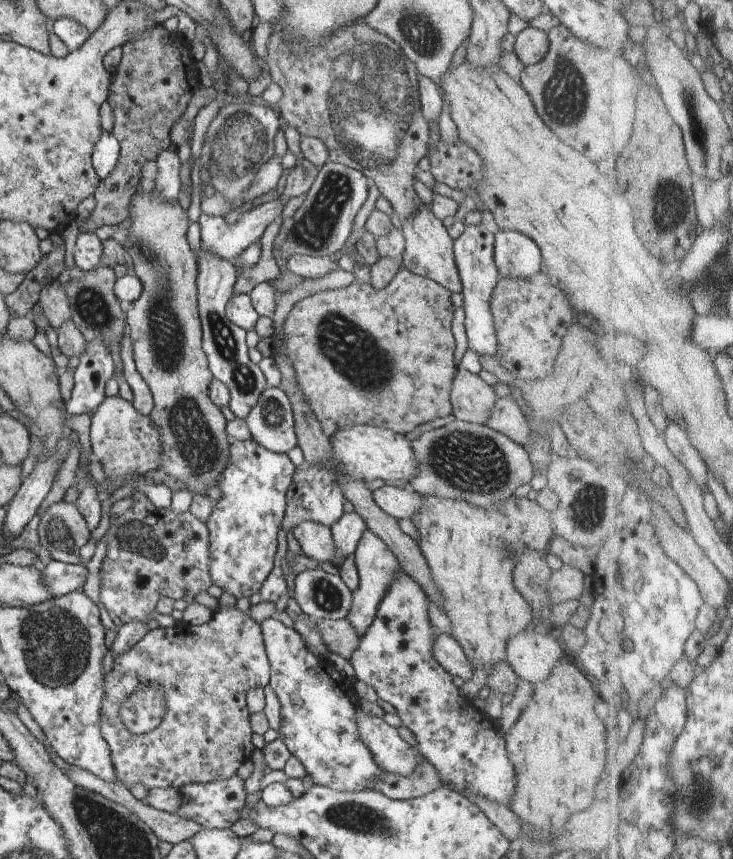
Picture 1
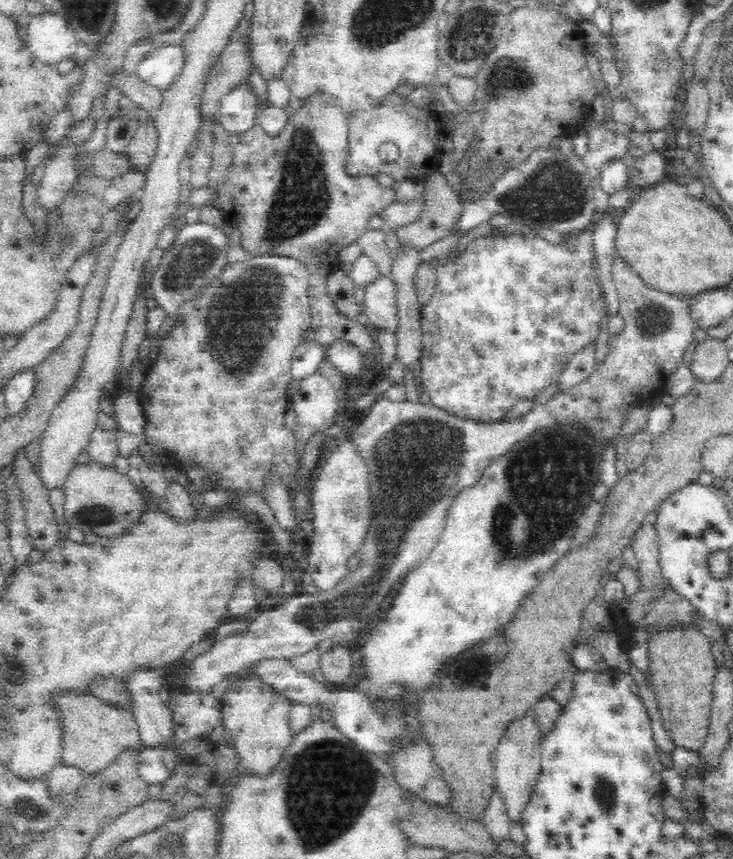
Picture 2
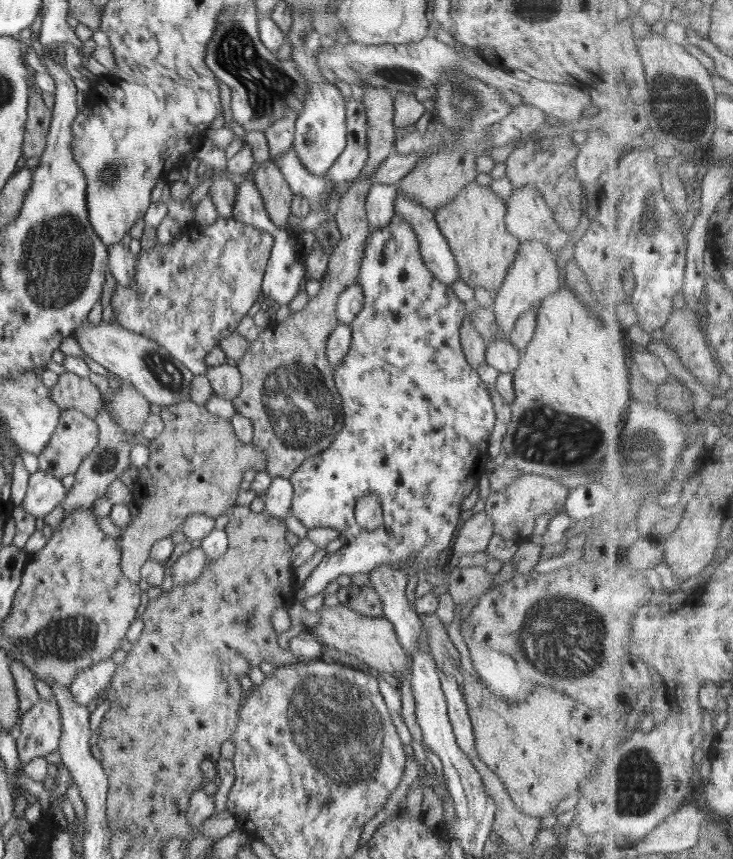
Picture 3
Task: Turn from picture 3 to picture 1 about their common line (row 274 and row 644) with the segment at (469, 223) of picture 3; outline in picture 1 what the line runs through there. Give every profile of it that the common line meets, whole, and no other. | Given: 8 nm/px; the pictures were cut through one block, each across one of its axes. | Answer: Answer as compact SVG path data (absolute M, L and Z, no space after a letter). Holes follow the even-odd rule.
M420 495L423 496L421 509L417 515L417 534L419 539L417 540L418 546L421 548L429 567L432 570L433 578L436 586L439 588L439 595L444 596L444 612L448 616L452 624L452 637L454 637L459 645L463 648L465 655L468 657L470 663L474 668L479 662L482 662L483 667L488 670L494 666L497 662L505 660L505 650L507 640L520 631L524 631L531 623L533 605L529 604L527 600L516 590L513 581L513 566L514 560L516 560L516 554L524 552L526 549L534 549L544 552L545 548L553 548L555 540L555 529L553 528L552 518L550 512L542 508L537 501L529 500L527 497L520 497L512 495L501 500L498 504L495 504L492 508L479 507L462 499L449 499L437 497L434 495Z

